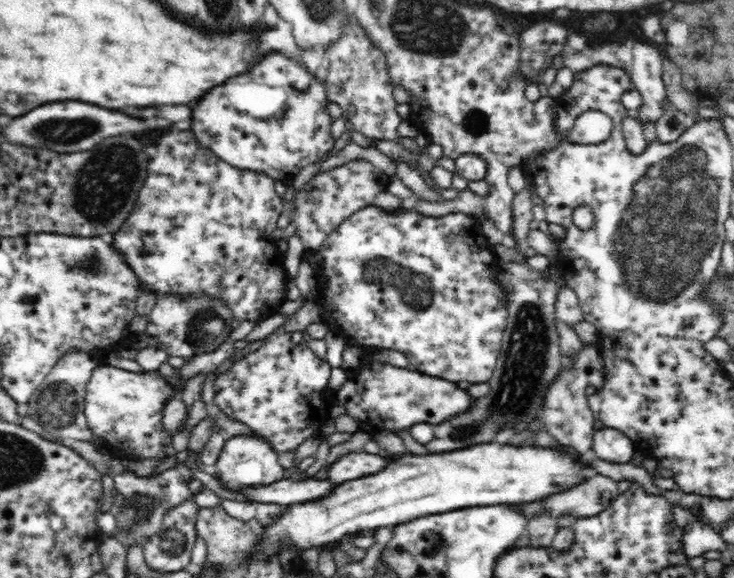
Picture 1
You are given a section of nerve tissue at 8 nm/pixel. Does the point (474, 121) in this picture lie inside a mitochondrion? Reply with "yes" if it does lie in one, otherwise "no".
yes

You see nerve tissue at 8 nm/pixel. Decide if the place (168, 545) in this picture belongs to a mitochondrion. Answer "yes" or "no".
yes

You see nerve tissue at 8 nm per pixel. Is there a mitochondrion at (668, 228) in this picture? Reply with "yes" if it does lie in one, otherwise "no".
yes

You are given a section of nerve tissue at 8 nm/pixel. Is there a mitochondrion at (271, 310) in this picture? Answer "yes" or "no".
no

